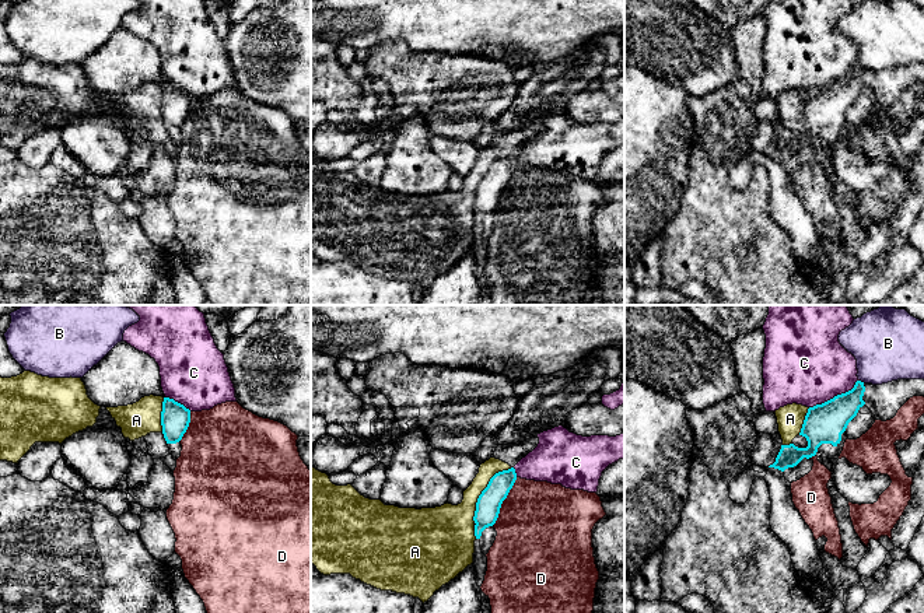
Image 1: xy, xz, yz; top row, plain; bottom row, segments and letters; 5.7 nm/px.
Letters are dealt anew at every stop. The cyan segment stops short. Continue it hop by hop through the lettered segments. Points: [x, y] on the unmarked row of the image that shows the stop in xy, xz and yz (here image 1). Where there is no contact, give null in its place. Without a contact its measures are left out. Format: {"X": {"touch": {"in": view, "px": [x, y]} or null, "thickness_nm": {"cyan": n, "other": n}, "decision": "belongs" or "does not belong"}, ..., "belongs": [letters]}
{"A": {"touch": {"in": "xz", "px": [483, 177]}, "thickness_nm": {"cyan": 140, "other": 220}, "decision": "does not belong"}, "B": {"touch": {"in": "yz", "px": [860, 67]}, "thickness_nm": {"cyan": 190, "other": 380}, "decision": "does not belong"}, "C": {"touch": {"in": "yz", "px": [835, 83]}, "thickness_nm": {"cyan": 220, "other": 460}, "decision": "does not belong"}, "D": {"touch": {"in": "xz", "px": [503, 186]}, "thickness_nm": {"cyan": 140, "other": 480}, "decision": "does not belong"}, "belongs": []}

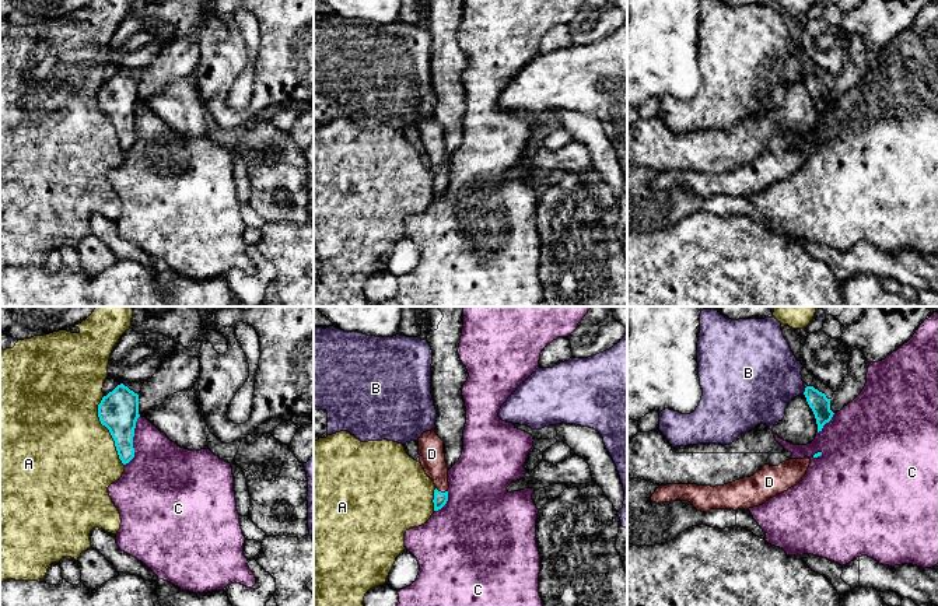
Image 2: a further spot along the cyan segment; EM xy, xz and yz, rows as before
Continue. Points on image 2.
{"A": {"touch": {"in": "xy", "px": [109, 118]}, "thickness_nm": {"cyan": 220, "other": 480}, "decision": "does not belong"}, "B": {"touch": {"in": "yz", "px": [805, 77]}, "thickness_nm": {"cyan": 110, "other": 400}, "decision": "does not belong"}, "C": {"touch": {"in": "xy", "px": [132, 128]}, "thickness_nm": {"cyan": 220, "other": 380}, "decision": "does not belong"}, "D": {"touch": {"in": "xz", "px": [440, 178]}, "thickness_nm": {"cyan": 80, "other": 140}, "decision": "belongs"}, "belongs": ["D"]}

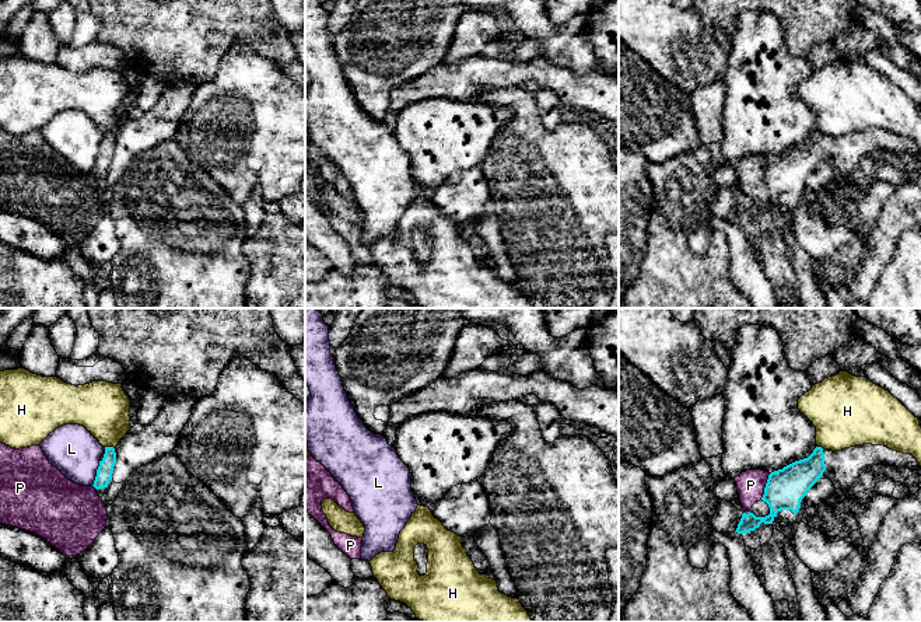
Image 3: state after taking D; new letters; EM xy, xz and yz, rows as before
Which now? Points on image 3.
{"H": {"touch": {"in": "xy", "px": [109, 133]}, "thickness_nm": {"cyan": 100, "other": 300}, "decision": "does not belong"}, "L": {"touch": {"in": "xy", "px": [97, 160]}, "thickness_nm": {"cyan": 100, "other": 280}, "decision": "does not belong"}, "P": {"touch": {"in": "yz", "px": [766, 173]}, "thickness_nm": {"cyan": 220, "other": 160}, "decision": "does not belong"}, "belongs": []}

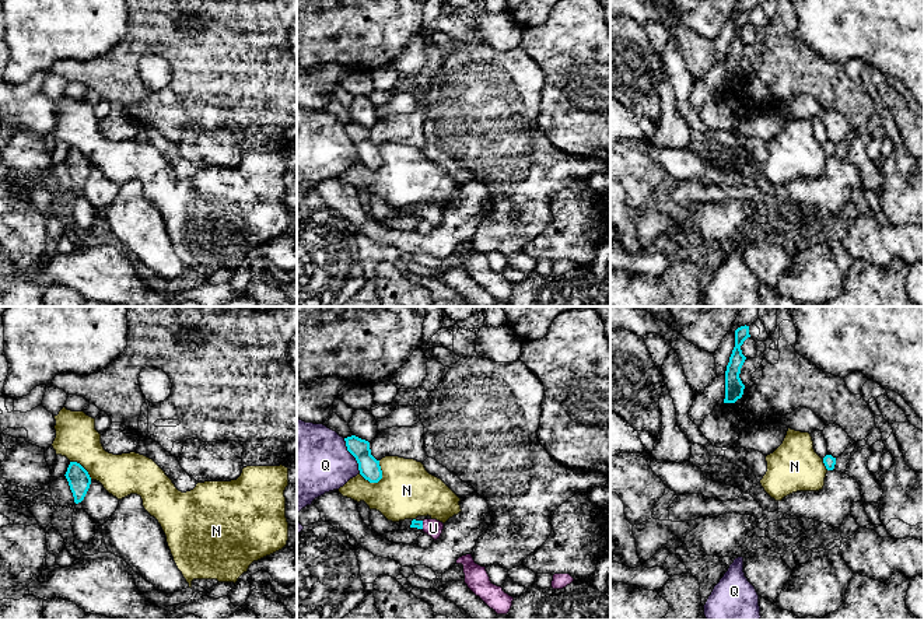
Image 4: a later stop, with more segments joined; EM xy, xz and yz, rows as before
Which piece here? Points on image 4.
{"N": {"touch": {"in": "xz", "px": [378, 167]}, "thickness_nm": {"cyan": 120, "other": 320}, "decision": "does not belong"}, "Q": {"touch": {"in": "xz", "px": [352, 140]}, "thickness_nm": {"cyan": 120, "other": 420}, "decision": "does not belong"}, "U": {"touch": {"in": "xz", "px": [422, 212]}, "thickness_nm": {"cyan": 50, "other": 100}, "decision": "belongs"}, "belongs": ["U"]}

